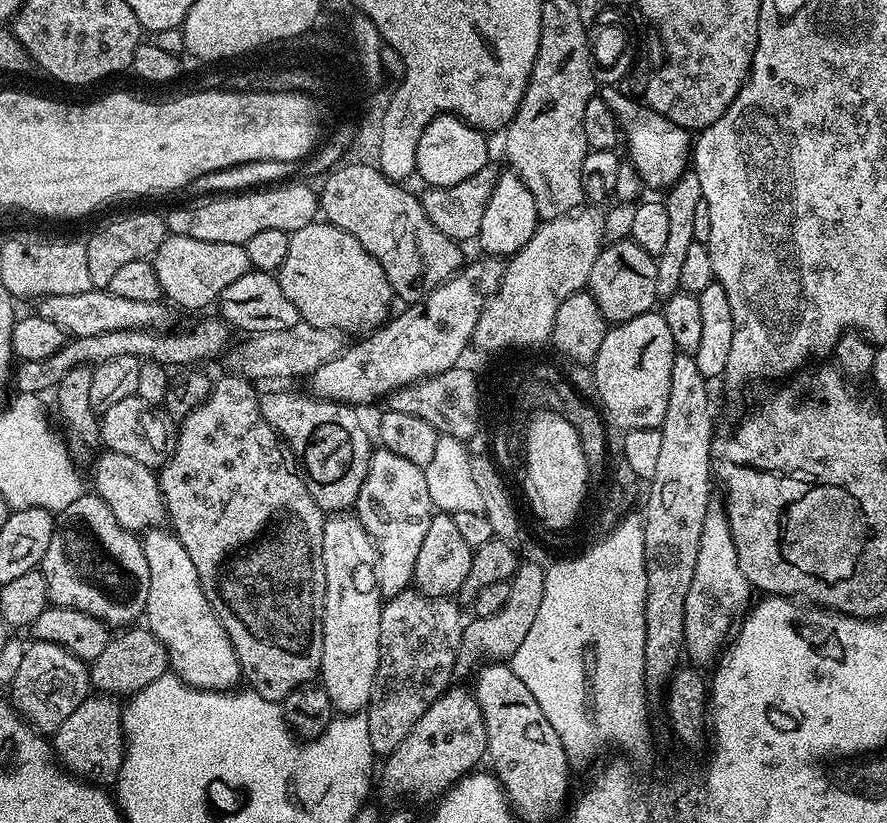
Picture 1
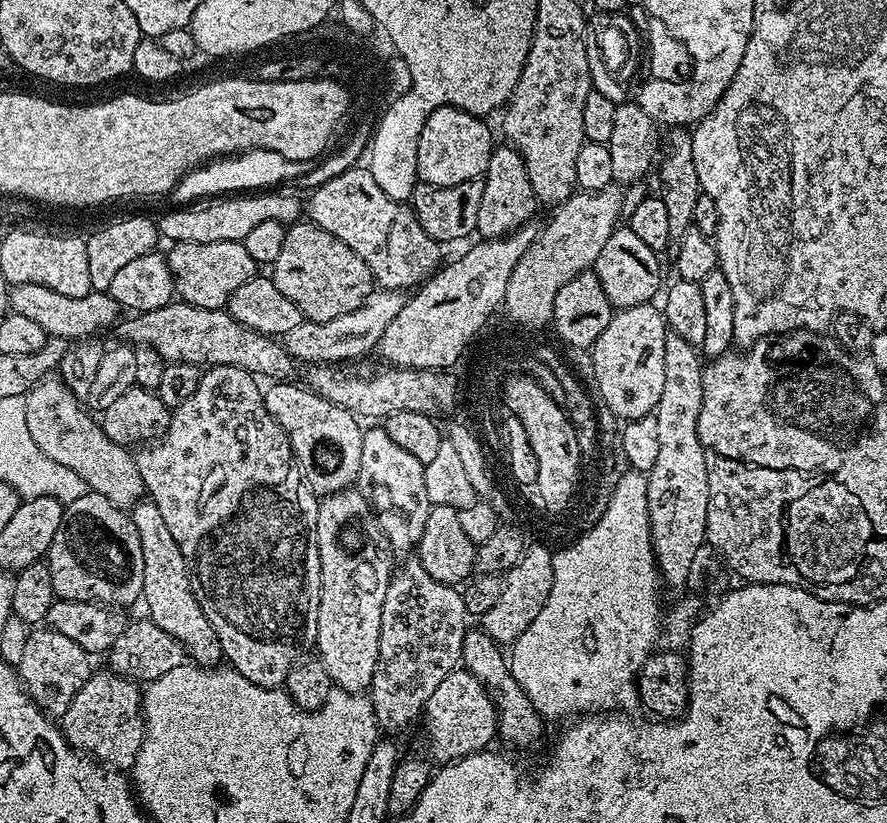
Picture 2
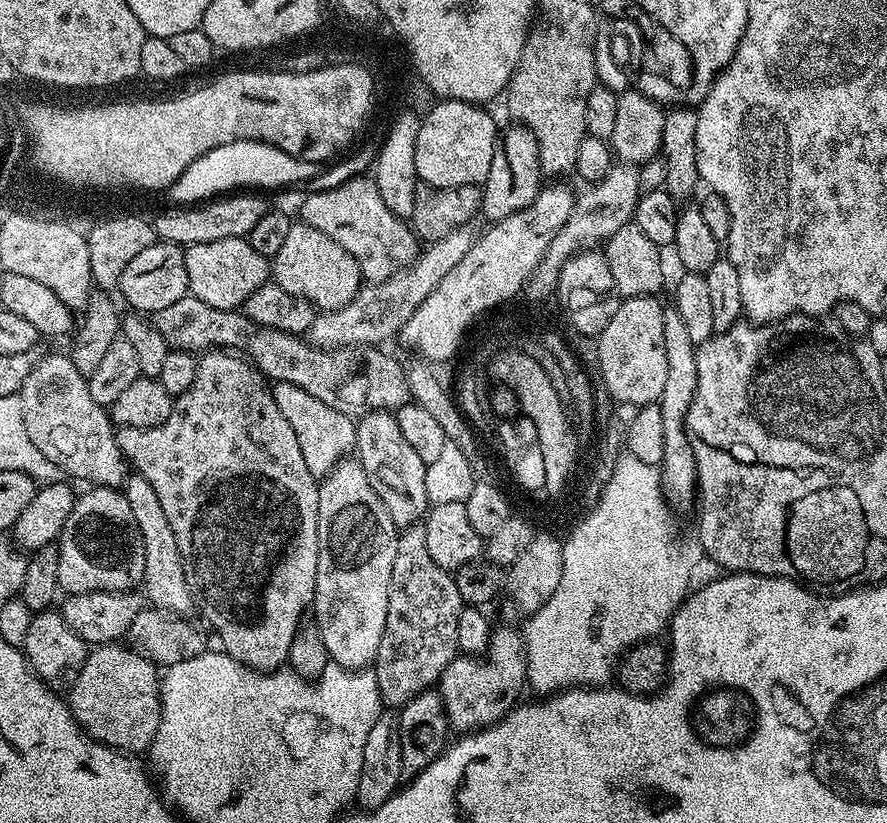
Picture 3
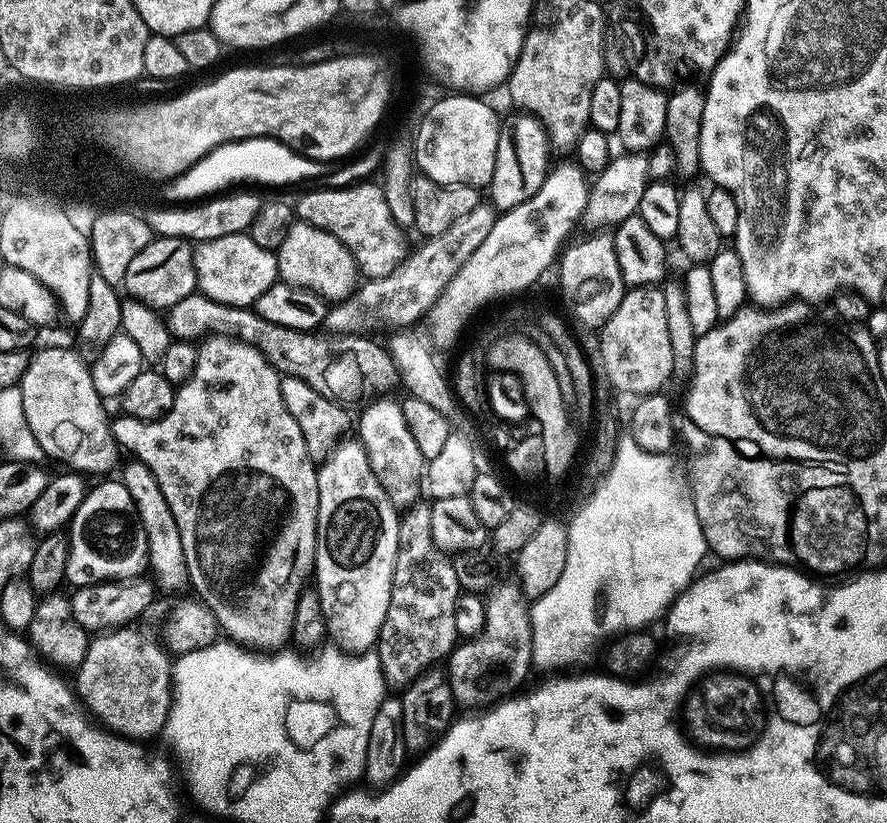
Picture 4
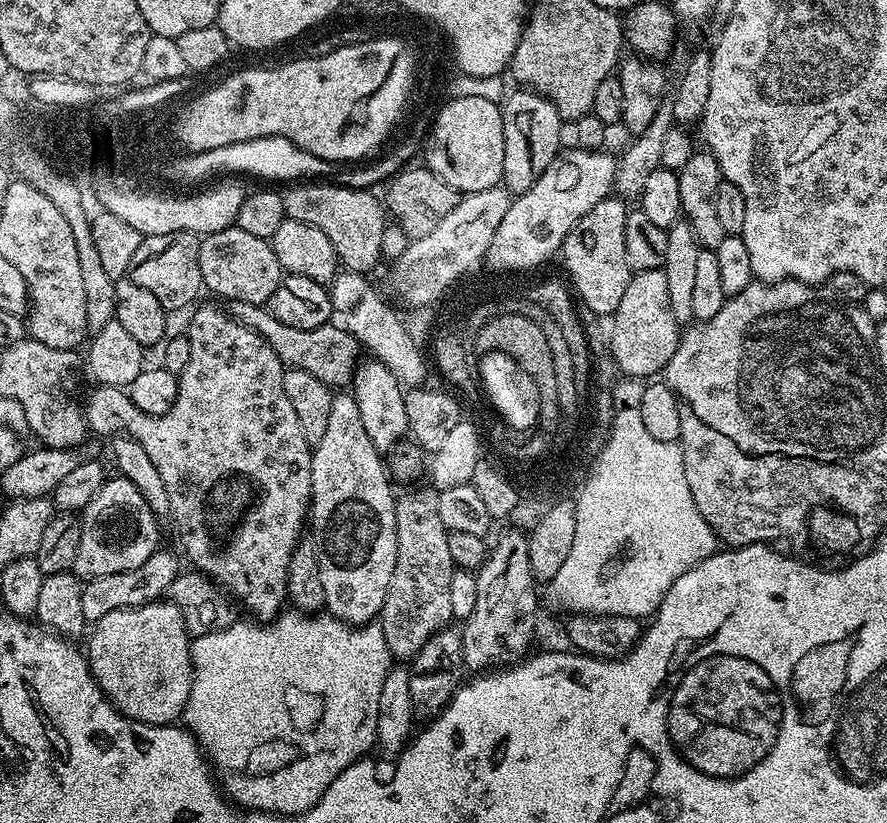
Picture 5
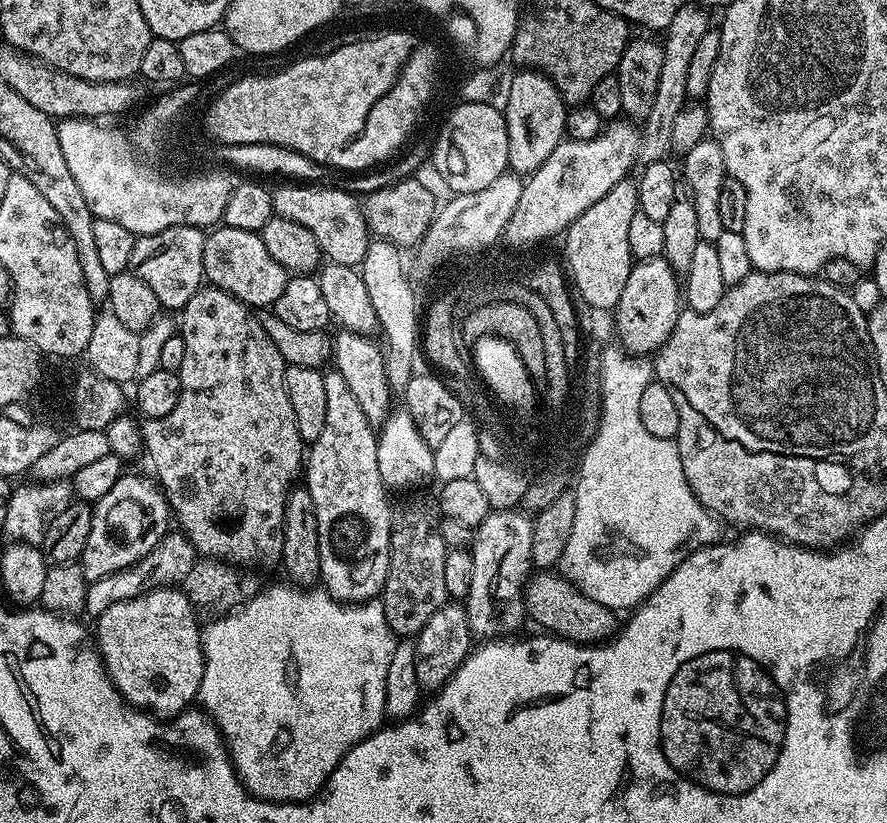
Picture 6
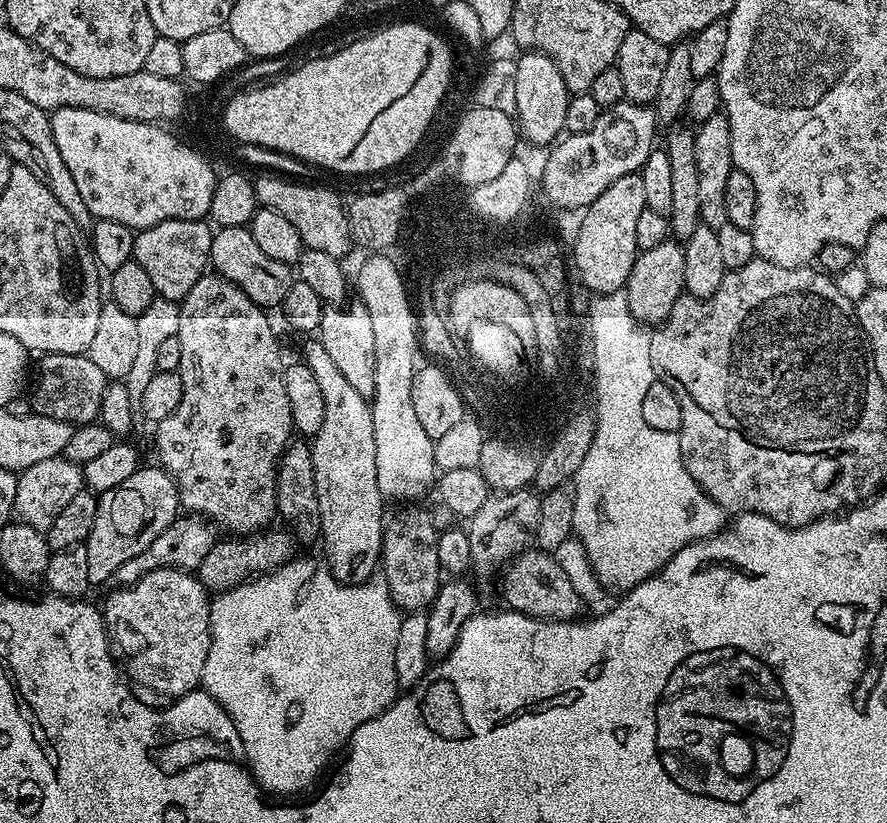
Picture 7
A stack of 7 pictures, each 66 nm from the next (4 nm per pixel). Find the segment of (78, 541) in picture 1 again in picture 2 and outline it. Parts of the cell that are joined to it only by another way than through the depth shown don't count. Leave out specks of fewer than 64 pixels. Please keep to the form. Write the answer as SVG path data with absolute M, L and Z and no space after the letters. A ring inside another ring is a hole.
M90 490L84 497L66 505L62 526L58 526L54 542L50 542L46 559L50 566L50 579L54 582L54 590L59 599L106 604L110 608L124 610L127 609L127 604L132 604L135 600L137 603L143 597L144 567L142 542L138 542L138 530L125 509L114 506L110 498L102 498L102 494L97 492Z

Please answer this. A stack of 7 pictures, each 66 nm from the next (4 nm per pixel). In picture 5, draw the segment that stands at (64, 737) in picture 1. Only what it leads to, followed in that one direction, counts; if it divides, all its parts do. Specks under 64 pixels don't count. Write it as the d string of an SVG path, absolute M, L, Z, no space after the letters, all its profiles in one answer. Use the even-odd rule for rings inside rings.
M161 598L137 608L114 610L94 621L87 640L88 669L123 716L142 724L169 726L183 717L192 689L192 645L177 604Z

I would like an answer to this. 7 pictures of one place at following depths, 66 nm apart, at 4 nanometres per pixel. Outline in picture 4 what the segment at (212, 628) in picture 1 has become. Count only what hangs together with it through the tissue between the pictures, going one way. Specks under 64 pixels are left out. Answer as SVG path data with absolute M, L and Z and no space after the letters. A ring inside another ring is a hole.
M132 458L127 462L129 464L124 469L119 469L121 472L118 472L118 476L126 490L130 490L134 506L138 506L138 516L142 518L142 526L146 530L148 568L151 575L158 581L161 589L185 587L188 584L188 571L186 553L182 551L182 537L178 535L178 522L174 522L174 514L170 514L170 506L162 495L154 474L150 474L150 470L140 460Z

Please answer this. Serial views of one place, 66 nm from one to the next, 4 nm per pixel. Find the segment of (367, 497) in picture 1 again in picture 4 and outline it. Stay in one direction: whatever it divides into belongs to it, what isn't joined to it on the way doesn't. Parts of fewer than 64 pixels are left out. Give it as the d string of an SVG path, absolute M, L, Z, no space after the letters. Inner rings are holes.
M388 398L373 399L376 400L373 404L365 406L360 416L358 439L370 458L370 468L374 470L382 490L386 490L390 502L397 506L411 506L421 499L426 461L422 450L418 450L414 442L414 434L410 434L410 426L406 426L401 401L384 399Z

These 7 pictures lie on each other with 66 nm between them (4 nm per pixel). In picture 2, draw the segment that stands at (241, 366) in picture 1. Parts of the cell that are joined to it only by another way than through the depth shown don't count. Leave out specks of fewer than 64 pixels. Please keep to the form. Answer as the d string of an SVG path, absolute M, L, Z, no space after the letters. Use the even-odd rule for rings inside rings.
M374 290L366 302L358 310L350 310L350 314L338 314L338 318L330 318L330 322L304 319L298 326L283 333L283 346L293 361L300 363L301 360L307 366L356 362L352 360L379 349L382 334L386 334L386 326L398 318L398 310L402 310L405 299L405 293L400 290Z

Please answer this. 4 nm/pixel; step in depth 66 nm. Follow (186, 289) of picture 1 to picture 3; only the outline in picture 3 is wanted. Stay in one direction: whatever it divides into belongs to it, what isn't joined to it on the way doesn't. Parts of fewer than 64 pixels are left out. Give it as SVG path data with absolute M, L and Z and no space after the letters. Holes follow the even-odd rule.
M218 238L218 242L189 244L184 248L186 278L191 296L206 306L218 306L218 310L236 310L270 280L269 257L258 254L247 238Z

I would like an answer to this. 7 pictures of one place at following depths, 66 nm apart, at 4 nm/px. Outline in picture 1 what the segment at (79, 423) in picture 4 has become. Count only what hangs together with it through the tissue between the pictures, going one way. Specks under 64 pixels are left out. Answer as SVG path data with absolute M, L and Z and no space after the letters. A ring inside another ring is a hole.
M107 450L101 453L92 468L92 480L96 483L95 495L100 496L106 506L110 506L110 514L114 514L114 518L118 518L118 522L126 530L137 534L163 525L166 513L157 473L142 466L142 462L134 462L134 458L126 458L126 454Z

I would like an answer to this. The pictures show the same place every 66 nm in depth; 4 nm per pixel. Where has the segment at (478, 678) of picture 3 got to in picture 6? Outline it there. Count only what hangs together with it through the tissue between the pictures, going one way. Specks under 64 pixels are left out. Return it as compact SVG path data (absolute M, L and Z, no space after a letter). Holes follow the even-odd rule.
M501 508L489 511L487 518L474 530L470 553L473 560L471 583L466 599L468 625L476 638L508 638L526 624L524 611L524 586L533 575L532 562L532 522L533 517L523 510Z

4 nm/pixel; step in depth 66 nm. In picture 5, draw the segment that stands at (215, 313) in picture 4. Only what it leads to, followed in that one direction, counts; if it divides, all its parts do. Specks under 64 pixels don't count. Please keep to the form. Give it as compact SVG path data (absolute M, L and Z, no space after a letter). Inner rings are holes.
M230 300L227 301L226 311L238 322L242 322L242 326L258 333L289 369L297 368L308 375L305 377L333 390L344 390L351 385L358 363L356 355L361 354L362 347L346 330L340 330L331 322L317 328L286 326L286 322L278 322L278 318L274 318L274 314L270 314L268 307L263 304Z

